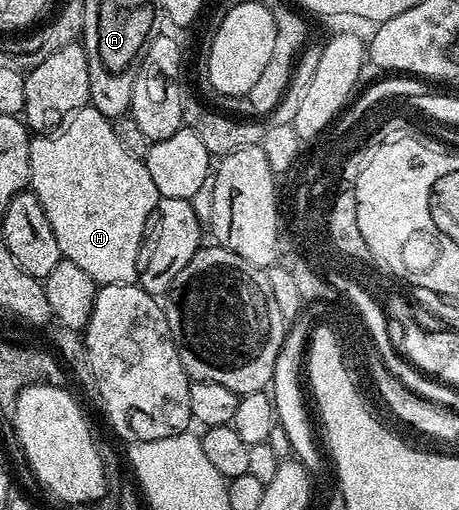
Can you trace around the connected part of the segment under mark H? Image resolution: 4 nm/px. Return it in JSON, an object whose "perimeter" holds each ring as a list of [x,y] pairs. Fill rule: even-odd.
{"perimeter":[[[87,106],[74,113],[53,134],[35,135],[30,141],[30,183],[28,188],[40,198],[40,206],[44,206],[44,214],[48,214],[48,222],[52,222],[52,234],[56,234],[56,246],[60,246],[63,257],[72,261],[76,266],[80,266],[80,270],[84,270],[84,274],[93,278],[95,285],[132,284],[139,279],[140,253],[144,248],[144,237],[148,231],[150,215],[157,208],[160,197],[156,185],[152,182],[152,174],[148,174],[145,163],[132,158],[132,154],[126,153],[120,147],[120,142],[114,133],[111,117],[100,114],[100,110],[96,110],[93,106]]]}

